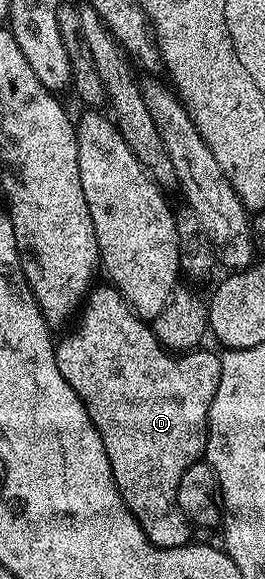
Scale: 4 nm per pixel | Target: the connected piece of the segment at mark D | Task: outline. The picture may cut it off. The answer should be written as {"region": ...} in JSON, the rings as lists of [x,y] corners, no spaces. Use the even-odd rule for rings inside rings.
{"region":[[[111,286],[93,287],[79,309],[72,332],[55,341],[58,370],[70,382],[74,394],[82,398],[90,422],[106,446],[110,470],[122,502],[134,514],[138,526],[156,548],[180,548],[193,539],[193,525],[178,506],[178,482],[191,464],[203,457],[208,441],[210,402],[218,390],[220,356],[217,353],[193,350],[179,354],[169,351],[152,333],[149,321],[140,319],[124,300],[120,291]]]}

